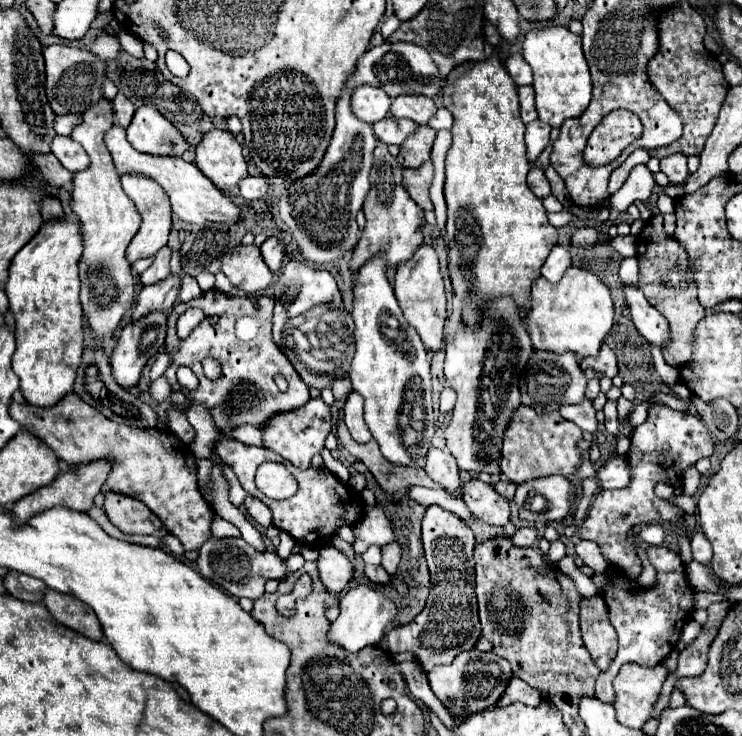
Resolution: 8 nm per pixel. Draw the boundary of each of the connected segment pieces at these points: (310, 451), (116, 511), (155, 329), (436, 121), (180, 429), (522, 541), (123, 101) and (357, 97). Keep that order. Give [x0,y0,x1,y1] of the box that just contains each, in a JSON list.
[[262,398,332,470],[104,492,168,538],[110,312,166,390],[428,108,454,130],[168,408,194,444],[512,528,538,546],[112,92,136,130],[352,86,392,124]]

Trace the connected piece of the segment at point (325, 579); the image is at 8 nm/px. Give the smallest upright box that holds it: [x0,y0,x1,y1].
[318,548,352,594]

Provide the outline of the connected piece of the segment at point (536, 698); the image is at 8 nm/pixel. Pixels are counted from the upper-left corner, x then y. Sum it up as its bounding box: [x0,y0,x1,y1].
[498,676,542,706]

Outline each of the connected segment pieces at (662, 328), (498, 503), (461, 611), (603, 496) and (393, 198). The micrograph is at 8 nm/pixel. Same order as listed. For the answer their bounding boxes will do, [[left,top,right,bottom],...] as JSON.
[[624,284,668,348],[462,478,510,526],[388,506,480,672],[578,406,714,580],[350,142,424,280]]

